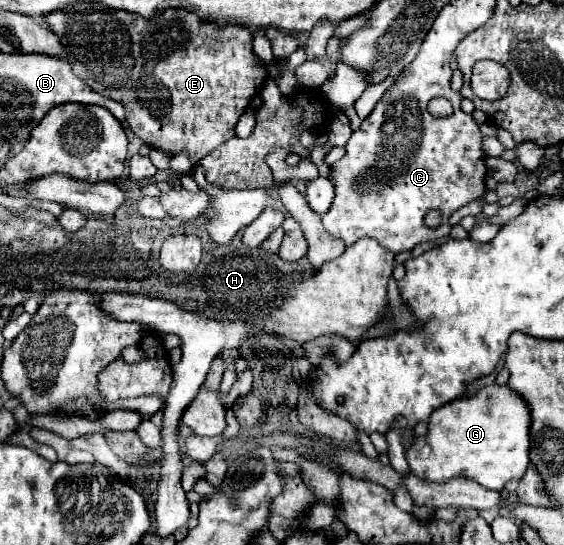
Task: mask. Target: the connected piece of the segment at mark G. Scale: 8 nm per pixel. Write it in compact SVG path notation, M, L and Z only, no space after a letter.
M487 385L471 397L457 397L433 411L425 439L415 437L407 449L409 471L433 483L465 477L501 491L507 481L521 479L529 465L529 425L529 409L517 393L505 385Z

